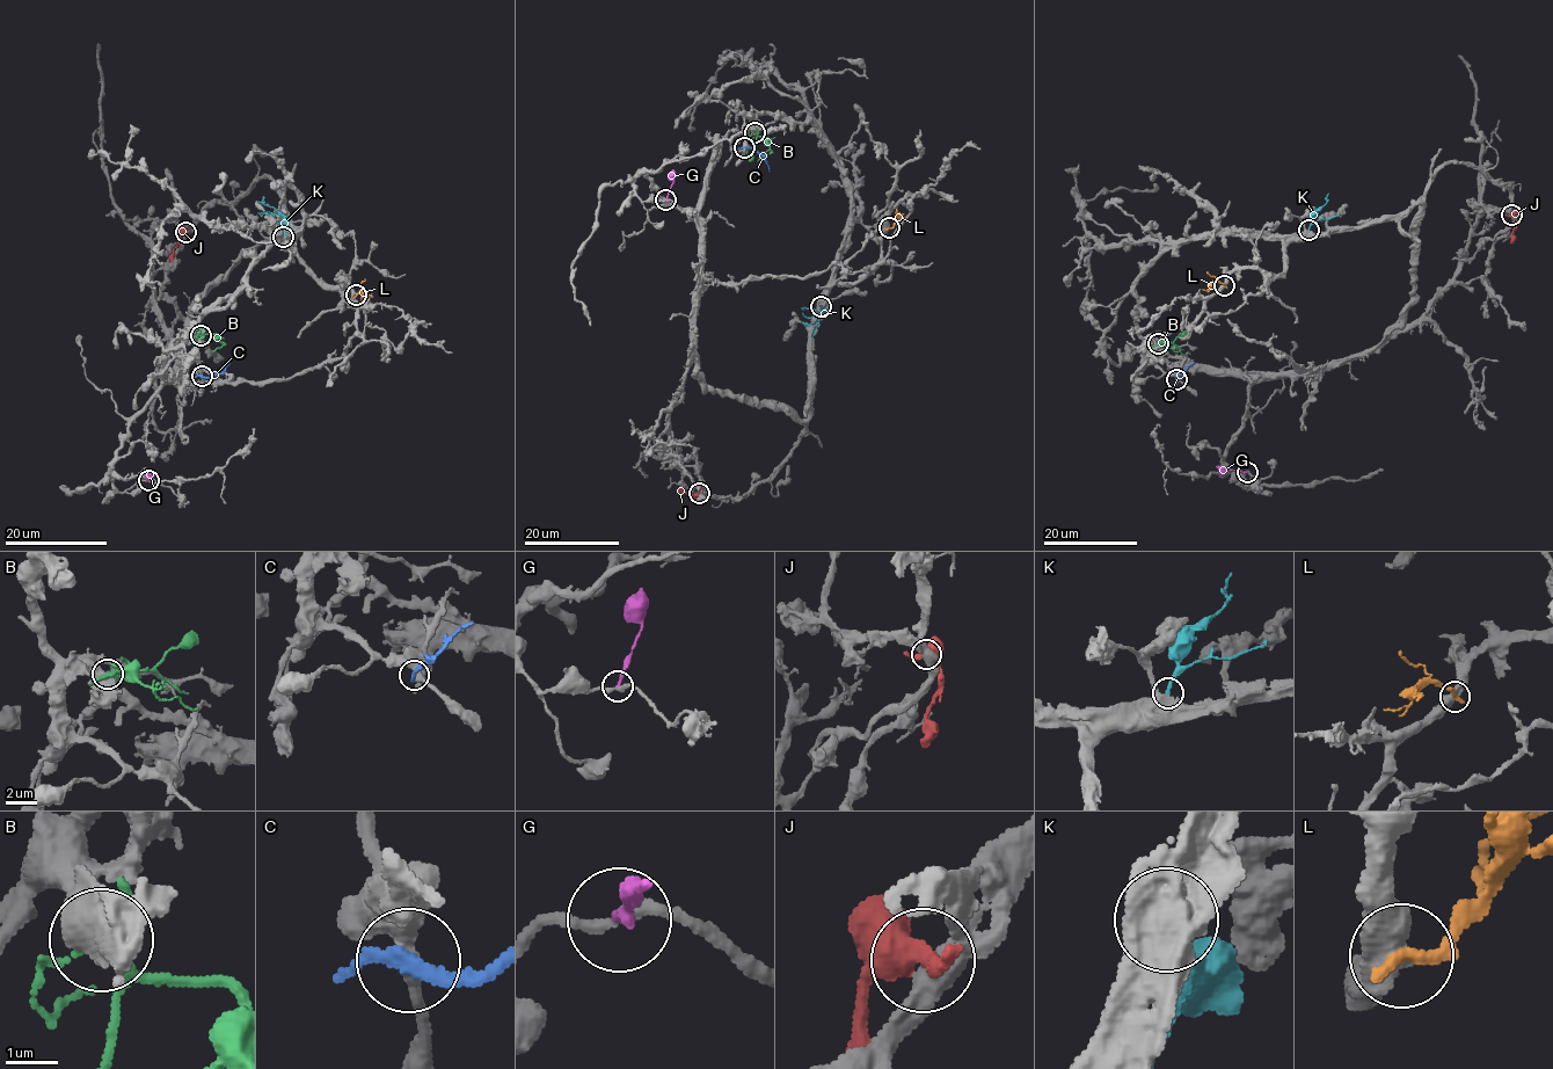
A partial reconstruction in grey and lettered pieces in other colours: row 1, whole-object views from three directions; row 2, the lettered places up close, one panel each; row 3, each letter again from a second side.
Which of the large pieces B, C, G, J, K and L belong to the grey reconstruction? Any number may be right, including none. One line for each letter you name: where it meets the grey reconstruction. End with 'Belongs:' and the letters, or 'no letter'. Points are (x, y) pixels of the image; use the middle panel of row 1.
Belongs: no letter

